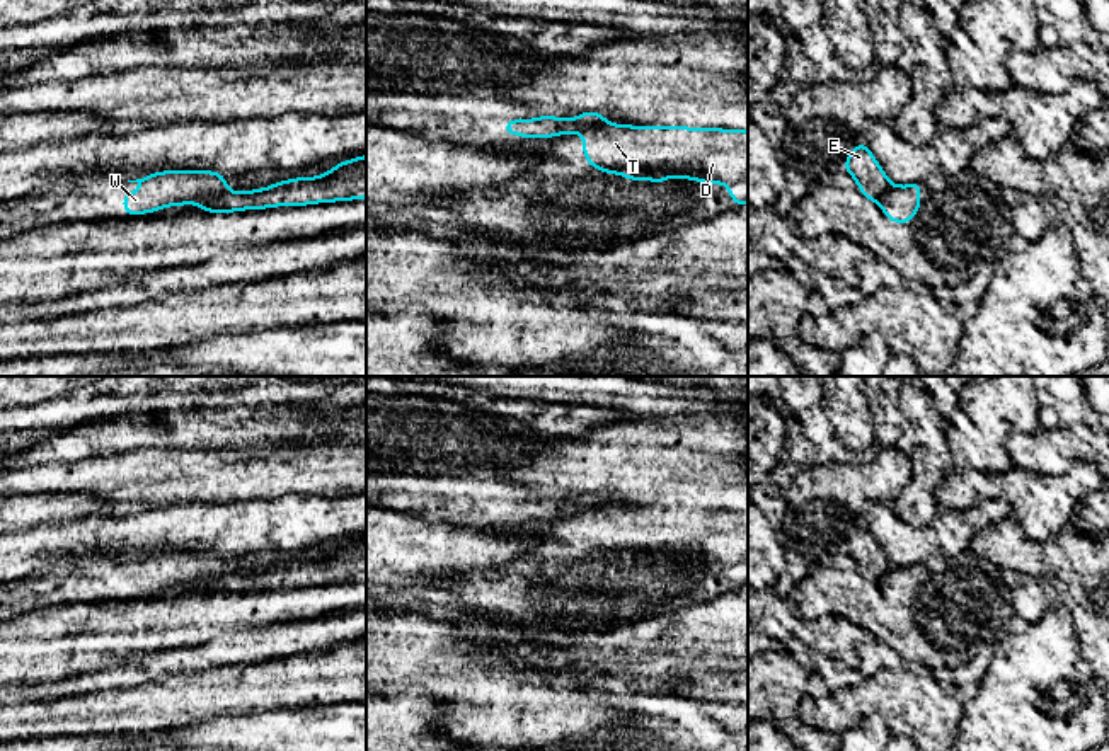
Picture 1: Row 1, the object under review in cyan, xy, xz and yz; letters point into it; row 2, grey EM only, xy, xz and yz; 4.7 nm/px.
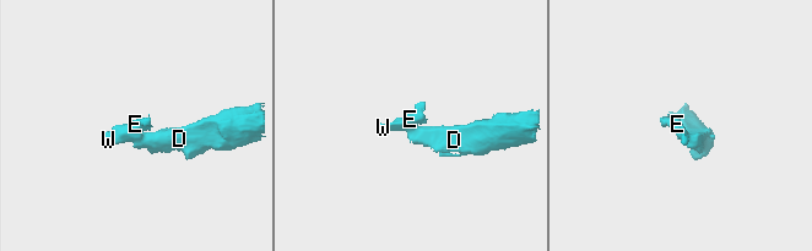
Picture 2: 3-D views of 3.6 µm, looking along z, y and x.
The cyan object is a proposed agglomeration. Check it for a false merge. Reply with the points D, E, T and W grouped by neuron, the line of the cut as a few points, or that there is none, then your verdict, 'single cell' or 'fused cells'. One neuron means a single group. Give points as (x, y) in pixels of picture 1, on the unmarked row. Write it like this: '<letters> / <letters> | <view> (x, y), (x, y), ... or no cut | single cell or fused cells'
D T / E W | xy (227, 573), (206, 578), (198, 584) | fused cells

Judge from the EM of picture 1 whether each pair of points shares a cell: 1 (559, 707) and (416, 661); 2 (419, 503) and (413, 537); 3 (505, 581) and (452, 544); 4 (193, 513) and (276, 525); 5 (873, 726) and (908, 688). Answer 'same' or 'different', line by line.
1: same
2: different
3: different
4: same
5: different

